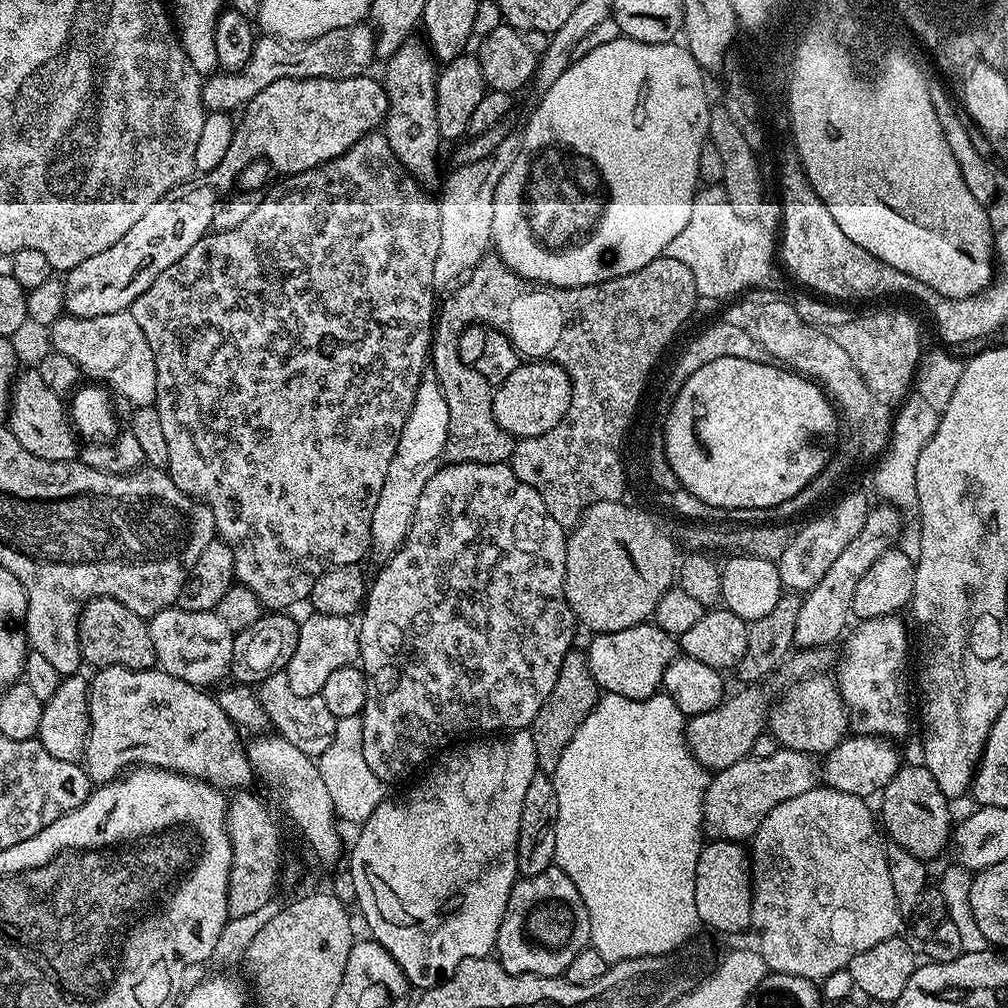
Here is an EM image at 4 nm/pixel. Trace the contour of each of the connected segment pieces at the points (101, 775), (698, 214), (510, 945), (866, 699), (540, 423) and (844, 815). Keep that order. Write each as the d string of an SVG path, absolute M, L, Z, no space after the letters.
M110 666L109 668L99 669L91 677L88 685L88 717L92 723L88 727L88 741L84 747L82 757L82 767L88 773L93 785L99 786L115 780L117 776L137 767L151 766L153 768L164 768L167 772L181 772L183 776L192 776L195 780L205 780L207 784L213 784L215 788L221 790L240 790L254 780L252 764L248 760L248 749L245 741L240 741L241 733L238 728L232 723L232 720L226 714L226 710L222 710L222 706L218 706L215 695L207 696L203 687L186 682L182 678L174 678L170 674L166 674L159 667L147 668L146 670L130 670L122 666Z
M701 187L690 206L690 222L686 222L682 234L670 242L666 254L678 258L678 262L683 262L690 274L694 274L694 286L699 295L718 302L739 297L749 290L759 289L763 285L760 283L772 272L774 236L772 240L771 234L756 223L760 222L753 222L730 206L730 198L723 187Z
M553 866L542 870L542 874L517 879L516 885L510 890L506 914L498 930L494 956L507 972L515 976L530 974L563 977L570 962L574 962L574 958L578 958L578 954L582 954L582 950L591 943L590 914L586 910L586 902L582 894L578 894L578 886L570 882L568 875L561 868Z
M897 614L862 620L855 625L856 629L853 627L847 633L848 660L835 665L834 679L848 708L851 727L859 735L883 736L893 742L900 742L908 732L908 715L912 712L912 704L908 701L908 628L904 625L904 618Z
M524 362L520 367L506 378L506 382L495 385L492 393L492 413L502 426L514 438L525 436L541 436L558 422L562 422L564 415L568 413L570 398L572 397L572 383L566 374L566 370L559 364L547 362Z
M817 786L806 790L806 794L798 794L798 798L790 798L790 802L782 802L782 806L774 806L770 814L758 826L755 836L750 841L750 859L752 861L752 928L760 935L758 951L765 960L765 966L773 972L794 974L807 980L823 982L827 976L835 972L843 973L854 954L862 954L862 950L870 950L870 946L878 946L878 942L886 942L886 938L897 935L901 931L902 913L898 906L898 898L894 898L894 886L890 883L890 866L886 862L885 845L880 844L881 829L877 817L868 809L869 801L863 796L842 794L827 786Z

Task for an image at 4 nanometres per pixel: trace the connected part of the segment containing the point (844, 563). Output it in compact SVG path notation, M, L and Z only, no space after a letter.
M891 506L879 507L873 507L869 511L866 522L862 522L862 530L858 530L854 542L850 542L850 546L846 546L846 550L838 554L838 559L822 576L822 582L818 582L818 586L814 586L809 592L803 593L798 622L794 625L793 645L797 649L832 646L840 635L840 639L845 635L849 627L848 620L850 621L852 616L854 590L858 590L858 582L862 582L862 574L866 574L866 570L870 570L870 566L874 566L874 562L878 562L878 558L882 558L882 554L900 539L901 513Z

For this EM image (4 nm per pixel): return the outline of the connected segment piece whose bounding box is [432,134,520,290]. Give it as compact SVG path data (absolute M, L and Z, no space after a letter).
M513 134L504 139L482 162L470 162L453 167L453 172L443 181L444 189L438 192L440 217L438 223L442 229L442 239L438 245L438 258L434 258L433 289L448 290L464 279L483 256L489 255L492 248L492 227L494 226L494 190L502 182L502 174L514 162L516 151L520 148L519 135Z

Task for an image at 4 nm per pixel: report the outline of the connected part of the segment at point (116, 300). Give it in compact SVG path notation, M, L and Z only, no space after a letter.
M372 74L355 76L354 78L282 78L278 82L270 82L254 98L248 101L242 109L244 117L238 120L235 125L230 146L226 154L222 157L222 162L218 166L201 171L193 175L191 180L174 186L165 196L158 198L158 202L150 205L150 210L114 242L114 246L106 246L99 254L94 254L94 258L86 258L86 262L78 262L78 266L66 273L64 282L64 311L67 315L78 318L98 318L102 314L118 314L131 309L132 303L146 290L150 290L150 282L162 274L162 270L167 270L169 266L174 266L194 242L198 242L202 237L212 231L214 214L219 204L224 203L226 197L233 191L236 179L255 162L259 156L264 156L264 160L284 176L294 176L299 172L305 172L311 168L316 168L320 164L330 162L338 158L354 142L358 142L368 132L375 132L383 125L384 117L388 115L388 95L383 83L376 80Z

